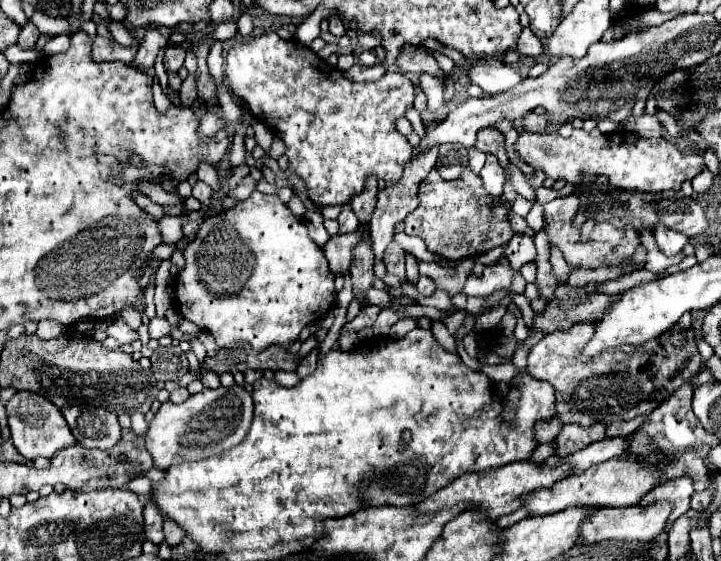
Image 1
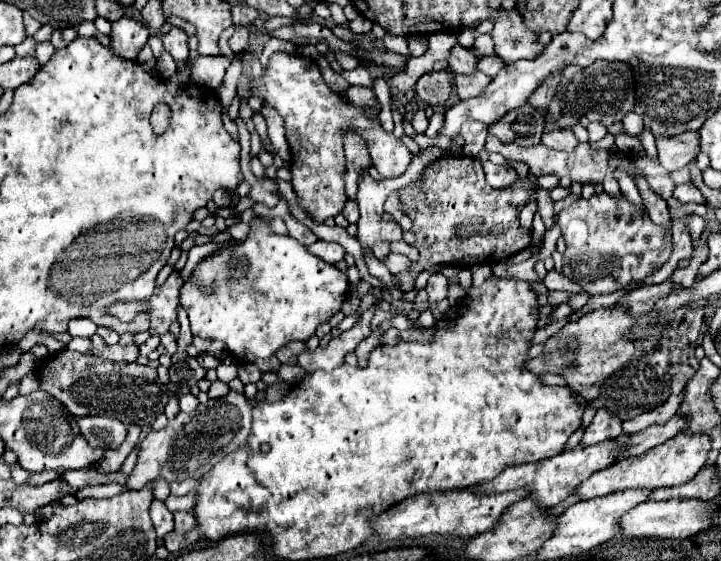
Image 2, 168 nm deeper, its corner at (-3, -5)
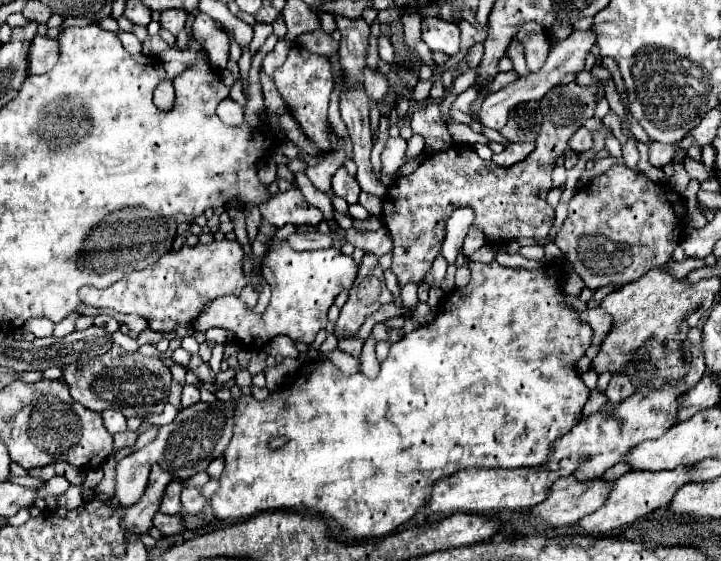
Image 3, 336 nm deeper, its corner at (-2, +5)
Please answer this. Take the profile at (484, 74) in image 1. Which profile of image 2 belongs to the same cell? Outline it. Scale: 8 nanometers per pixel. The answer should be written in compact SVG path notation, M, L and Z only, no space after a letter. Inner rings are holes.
M460 44L452 46L452 52L448 56L448 66L454 74L474 74L476 64L478 64L478 58L470 50L466 50Z

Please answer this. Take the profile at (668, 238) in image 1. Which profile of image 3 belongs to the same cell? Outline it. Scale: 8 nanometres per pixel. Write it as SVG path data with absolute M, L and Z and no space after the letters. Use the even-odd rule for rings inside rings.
M629 136L627 138L627 142L625 142L625 146L623 146L623 160L625 160L625 164L631 168L631 170L635 170L635 172L639 172L637 170L637 160L639 160L639 152L637 152L637 146L635 146L635 140Z

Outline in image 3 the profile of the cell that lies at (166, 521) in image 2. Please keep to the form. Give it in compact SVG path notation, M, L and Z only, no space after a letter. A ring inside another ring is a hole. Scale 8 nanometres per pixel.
M173 480L169 482L165 494L163 494L163 500L161 500L161 506L159 506L159 512L163 514L179 514L181 512L181 506L179 506L179 494L181 494L181 484L179 480Z

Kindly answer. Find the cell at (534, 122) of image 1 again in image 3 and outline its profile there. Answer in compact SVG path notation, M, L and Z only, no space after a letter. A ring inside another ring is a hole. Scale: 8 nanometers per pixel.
M581 126L571 138L569 138L569 148L573 148L575 152L587 152L589 148L593 146L593 138L591 138L591 132Z

